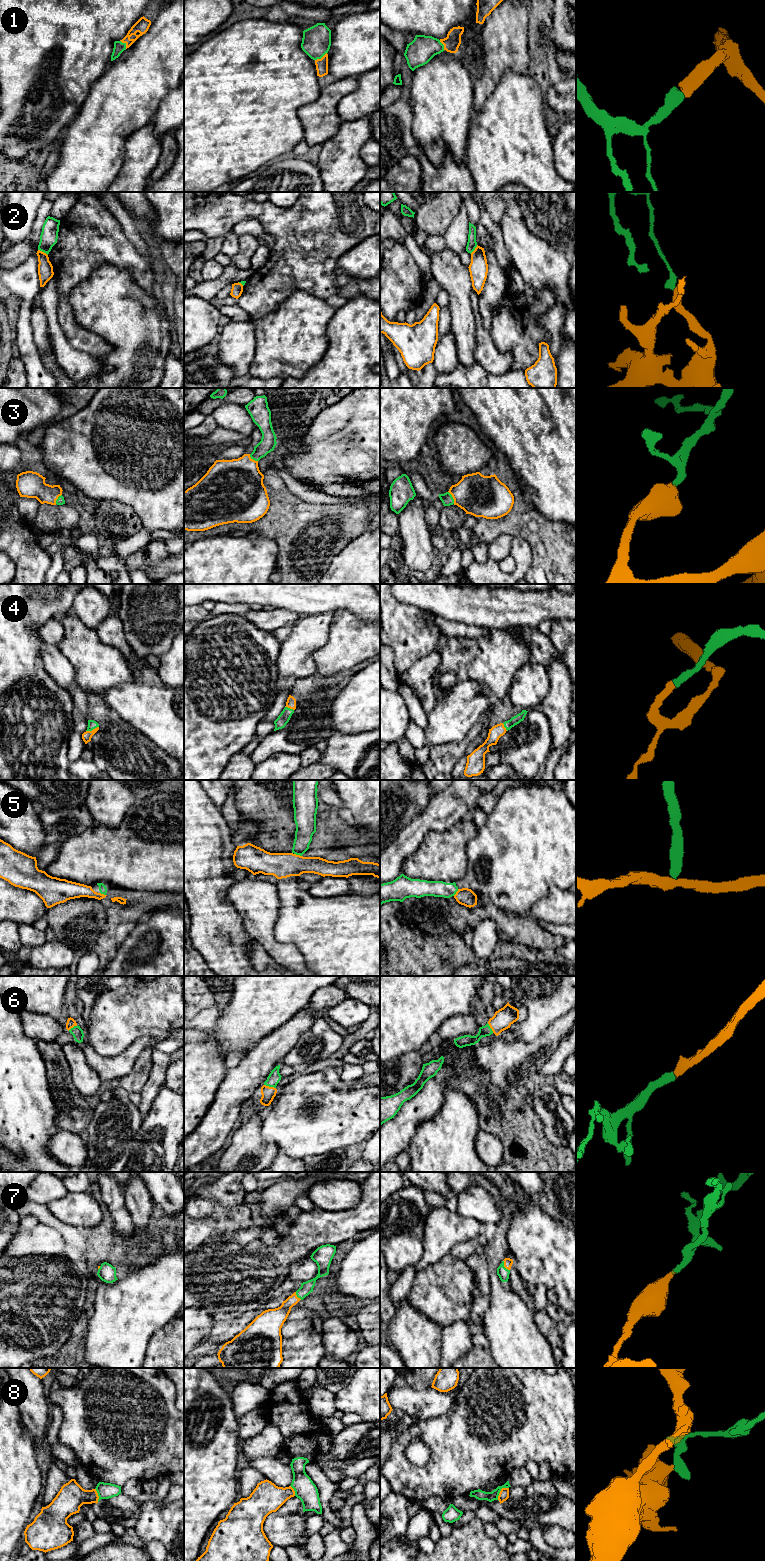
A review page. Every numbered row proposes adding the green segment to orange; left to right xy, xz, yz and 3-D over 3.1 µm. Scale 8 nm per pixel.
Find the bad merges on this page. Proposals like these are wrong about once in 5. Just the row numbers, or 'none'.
2, 8

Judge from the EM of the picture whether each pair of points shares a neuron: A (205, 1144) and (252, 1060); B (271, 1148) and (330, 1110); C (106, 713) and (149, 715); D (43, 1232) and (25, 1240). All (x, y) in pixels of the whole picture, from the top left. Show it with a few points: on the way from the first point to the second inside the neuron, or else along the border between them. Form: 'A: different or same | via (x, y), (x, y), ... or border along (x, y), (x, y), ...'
A: same | via (218, 1123), (224, 1113), (230, 1095), (242, 1081)
B: different | border along (262, 1126), (262, 1141), (274, 1143), (280, 1149)
C: different | border along (100, 698), (113, 710)
D: same | via (39, 1236), (35, 1240), (29, 1240)

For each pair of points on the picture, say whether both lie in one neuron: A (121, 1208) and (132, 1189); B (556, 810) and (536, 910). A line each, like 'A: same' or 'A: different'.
A: different
B: different

